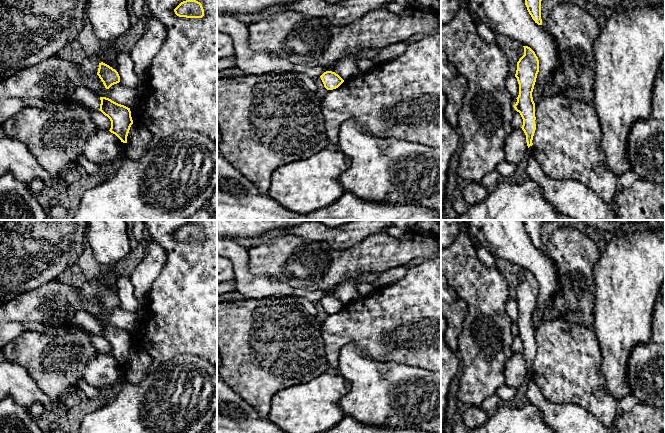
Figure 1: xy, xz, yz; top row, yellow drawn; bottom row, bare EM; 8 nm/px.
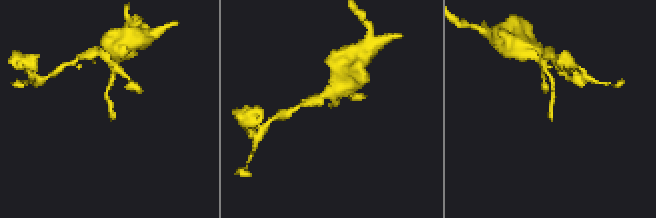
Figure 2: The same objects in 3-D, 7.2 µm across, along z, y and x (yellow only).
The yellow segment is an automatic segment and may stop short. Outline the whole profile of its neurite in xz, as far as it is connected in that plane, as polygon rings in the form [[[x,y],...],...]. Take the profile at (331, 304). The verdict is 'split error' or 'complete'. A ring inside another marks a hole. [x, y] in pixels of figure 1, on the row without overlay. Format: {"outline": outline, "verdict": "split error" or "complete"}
{"outline": [[[326,295],[320,300],[324,311],[327,314],[333,314],[338,312],[344,304],[335,296],[332,295]]], "verdict": "complete"}

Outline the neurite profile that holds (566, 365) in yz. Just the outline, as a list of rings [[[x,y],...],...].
[[[545,314],[535,329],[535,341],[534,382],[543,396],[555,404],[581,406],[605,427],[614,427],[618,401],[606,392],[604,377],[599,372],[600,348],[594,328]]]

